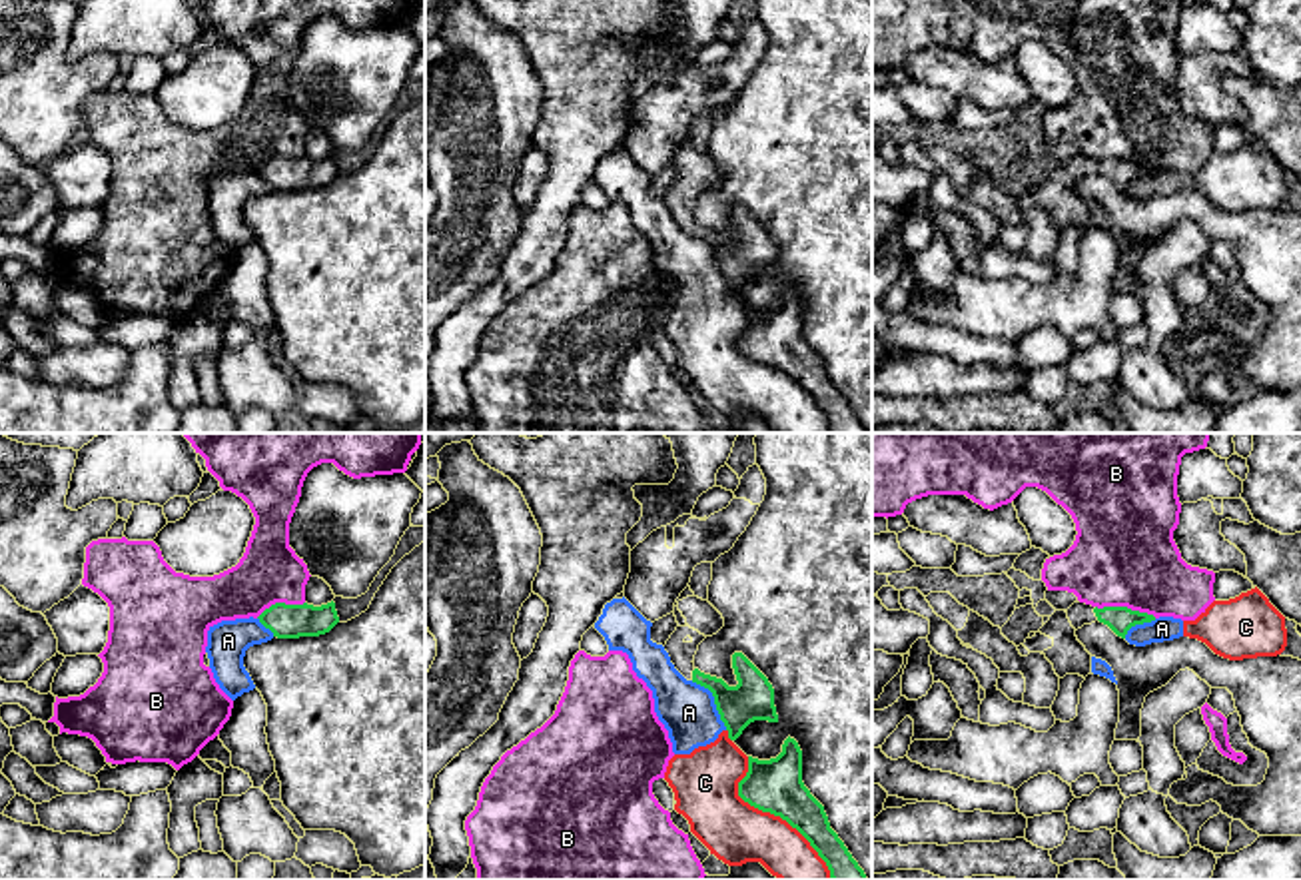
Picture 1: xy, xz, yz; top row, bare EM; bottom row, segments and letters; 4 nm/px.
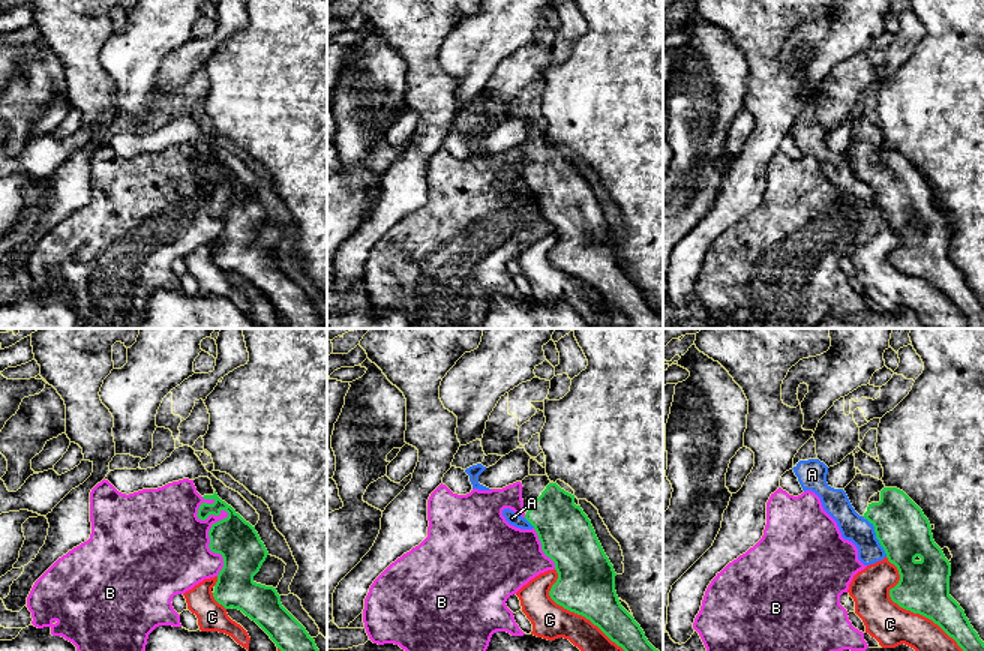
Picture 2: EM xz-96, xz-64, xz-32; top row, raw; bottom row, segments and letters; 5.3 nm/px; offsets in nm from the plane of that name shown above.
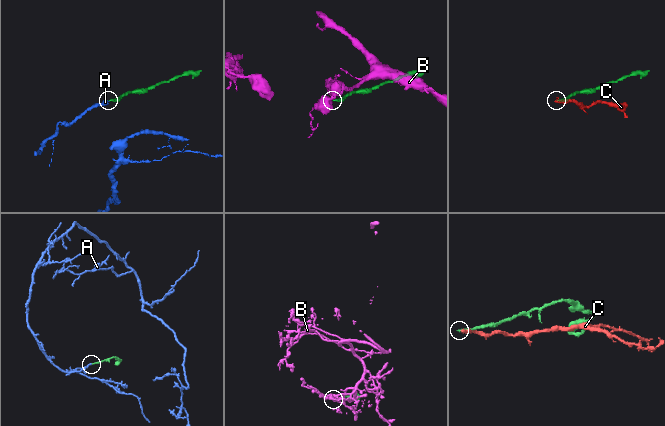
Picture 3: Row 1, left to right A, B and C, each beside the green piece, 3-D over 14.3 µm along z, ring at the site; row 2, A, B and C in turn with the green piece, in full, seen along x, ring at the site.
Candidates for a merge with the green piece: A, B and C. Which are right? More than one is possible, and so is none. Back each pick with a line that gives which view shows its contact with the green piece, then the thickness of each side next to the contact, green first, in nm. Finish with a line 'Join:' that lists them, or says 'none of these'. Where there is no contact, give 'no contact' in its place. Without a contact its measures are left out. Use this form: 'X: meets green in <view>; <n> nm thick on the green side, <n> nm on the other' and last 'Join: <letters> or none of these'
Join: none of these

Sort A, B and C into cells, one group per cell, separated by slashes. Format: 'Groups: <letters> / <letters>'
Groups: A C / B

